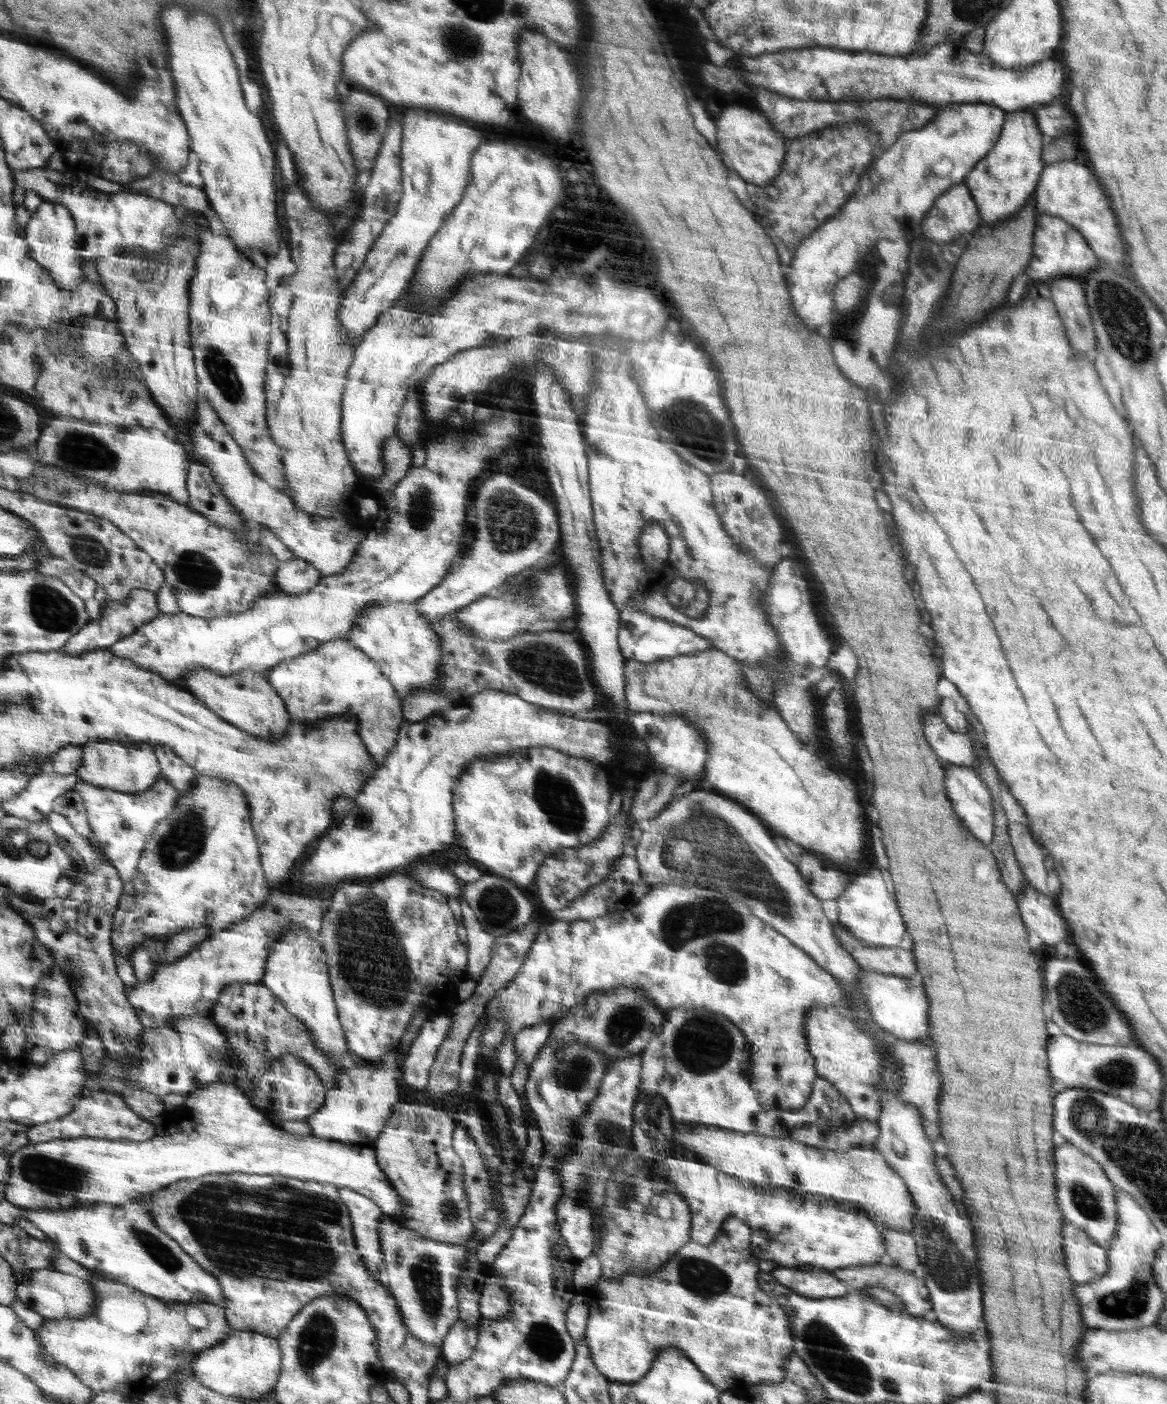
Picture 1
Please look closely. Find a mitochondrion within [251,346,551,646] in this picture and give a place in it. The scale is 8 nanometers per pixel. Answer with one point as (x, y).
(511, 520)

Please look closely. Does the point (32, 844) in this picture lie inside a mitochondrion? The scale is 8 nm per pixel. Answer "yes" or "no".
yes

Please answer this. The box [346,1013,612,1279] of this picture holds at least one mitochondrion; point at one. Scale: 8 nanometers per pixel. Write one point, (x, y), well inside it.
(572, 1074)

